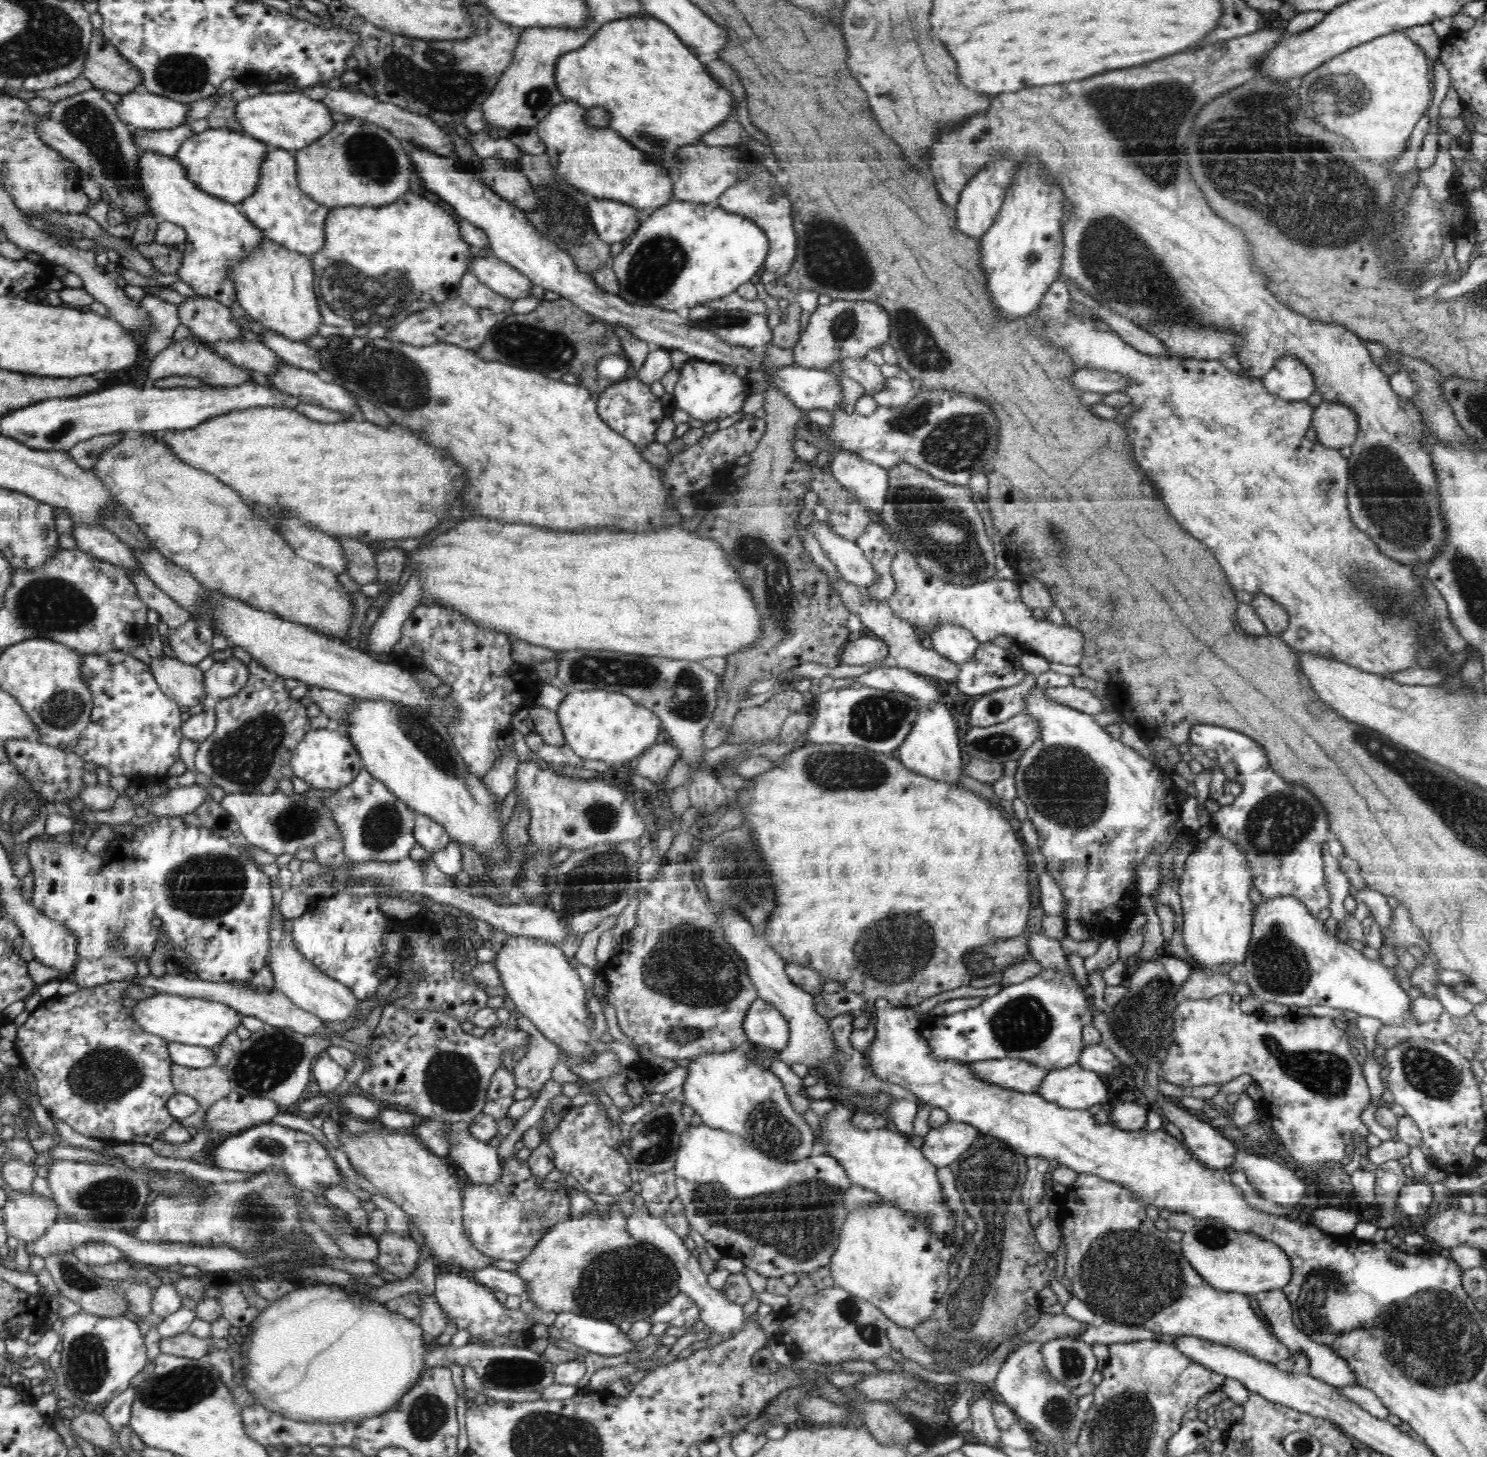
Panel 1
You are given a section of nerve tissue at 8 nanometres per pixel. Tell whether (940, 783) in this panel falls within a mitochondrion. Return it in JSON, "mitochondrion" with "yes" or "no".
{"mitochondrion":"no"}

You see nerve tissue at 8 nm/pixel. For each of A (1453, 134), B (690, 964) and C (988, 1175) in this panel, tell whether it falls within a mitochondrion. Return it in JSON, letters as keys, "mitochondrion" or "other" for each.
{"A":"other","B":"mitochondrion","C":"mitochondrion"}

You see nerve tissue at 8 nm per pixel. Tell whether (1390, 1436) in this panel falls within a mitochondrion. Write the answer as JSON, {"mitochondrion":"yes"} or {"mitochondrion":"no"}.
{"mitochondrion":"no"}

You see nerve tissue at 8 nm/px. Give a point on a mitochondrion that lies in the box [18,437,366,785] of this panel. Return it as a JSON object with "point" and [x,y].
{"point":[63,709]}

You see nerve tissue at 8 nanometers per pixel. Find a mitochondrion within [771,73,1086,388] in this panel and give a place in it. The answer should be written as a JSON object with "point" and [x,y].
{"point":[833,258]}

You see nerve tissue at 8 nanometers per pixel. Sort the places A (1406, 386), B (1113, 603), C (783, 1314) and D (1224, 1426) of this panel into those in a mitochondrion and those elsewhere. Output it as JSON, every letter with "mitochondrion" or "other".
{"A":"other","B":"mitochondrion","C":"other","D":"other"}

